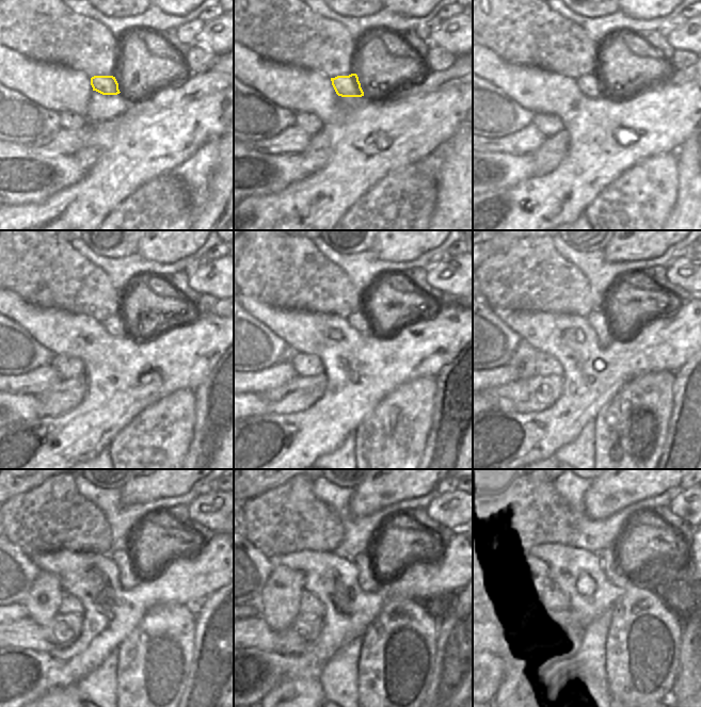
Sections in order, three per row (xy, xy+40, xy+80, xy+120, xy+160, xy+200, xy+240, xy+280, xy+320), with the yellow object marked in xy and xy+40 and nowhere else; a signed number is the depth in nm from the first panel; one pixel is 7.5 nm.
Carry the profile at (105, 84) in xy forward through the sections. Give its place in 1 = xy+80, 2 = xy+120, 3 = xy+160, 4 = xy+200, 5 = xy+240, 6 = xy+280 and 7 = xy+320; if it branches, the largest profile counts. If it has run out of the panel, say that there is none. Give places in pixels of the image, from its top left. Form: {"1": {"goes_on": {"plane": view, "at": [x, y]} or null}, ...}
{"1": {"goes_on": {"plane": "xy+80", "at": [591, 85]}}, "2": {"goes_on": {"plane": "xy+120", "at": [116, 325]}}, "3": {"goes_on": {"plane": "xy+160", "at": [359, 320]}}, "4": {"goes_on": {"plane": "xy+200", "at": [599, 319]}}, "5": {"goes_on": {"plane": "xy+240", "at": [127, 575]}}, "6": {"goes_on": {"plane": "xy+280", "at": [364, 562]}}, "7": {"goes_on": {"plane": "xy+320", "at": [608, 563]}}}

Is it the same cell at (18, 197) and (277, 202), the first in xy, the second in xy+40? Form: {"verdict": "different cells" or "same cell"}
{"verdict": "different cells"}

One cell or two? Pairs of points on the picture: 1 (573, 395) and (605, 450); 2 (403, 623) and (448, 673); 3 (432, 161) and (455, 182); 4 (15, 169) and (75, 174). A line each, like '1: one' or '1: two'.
1: two
2: two
3: two
4: one

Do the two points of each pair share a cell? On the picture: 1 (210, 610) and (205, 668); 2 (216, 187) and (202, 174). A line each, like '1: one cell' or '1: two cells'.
1: one cell
2: two cells

